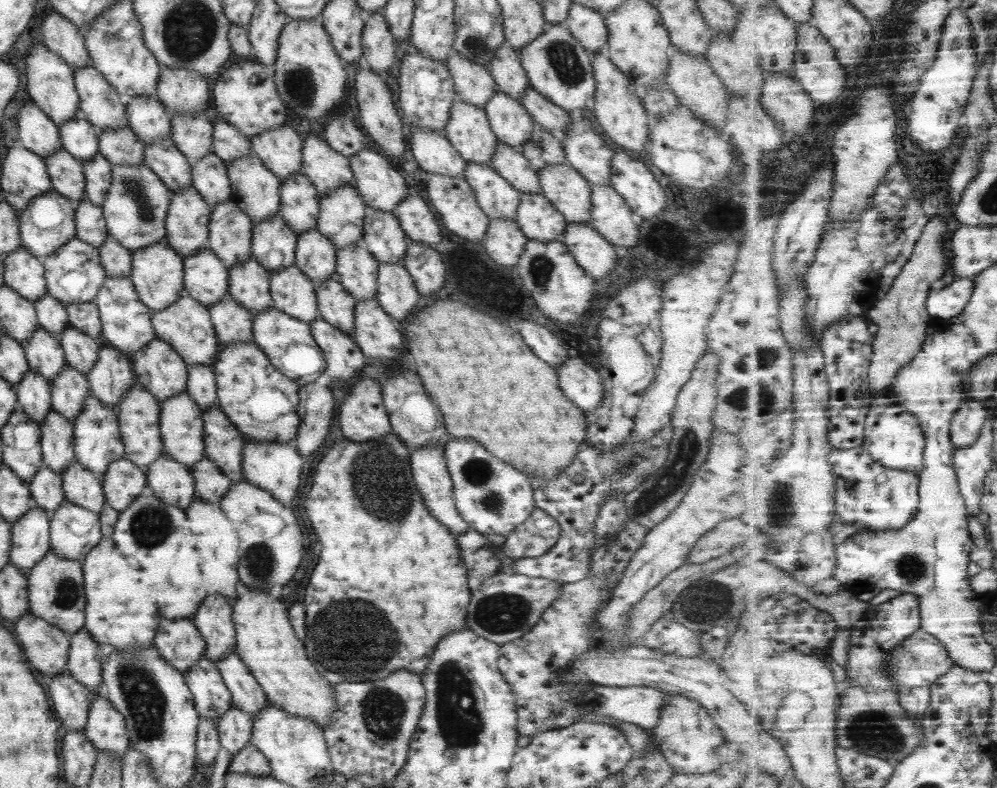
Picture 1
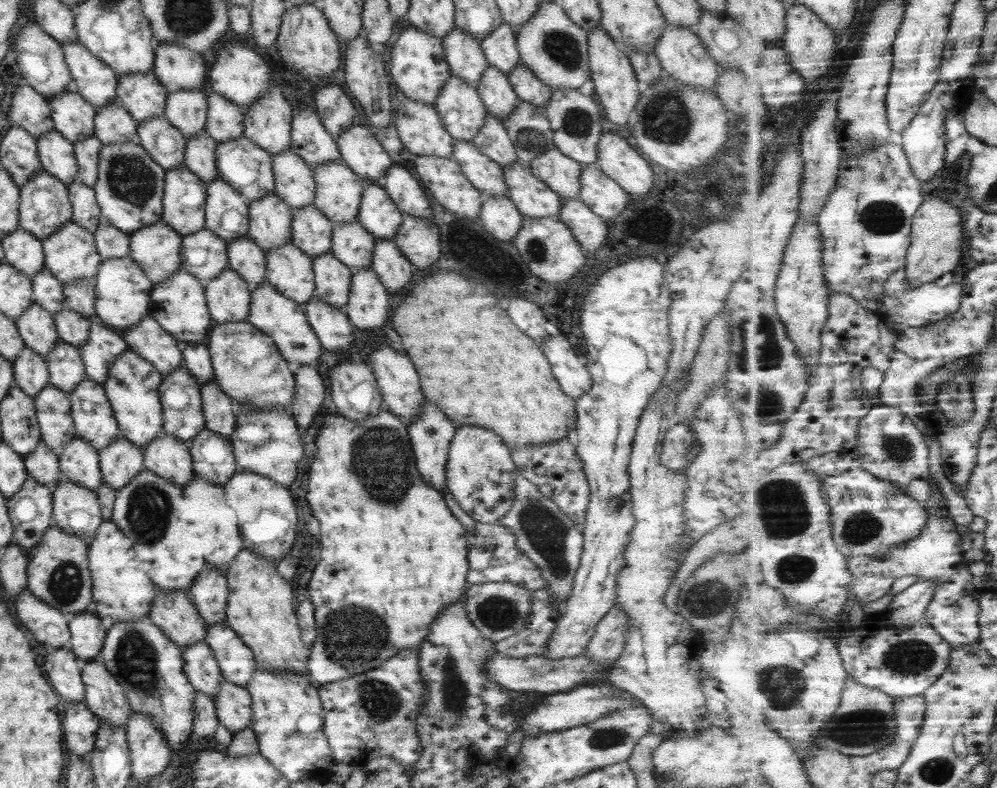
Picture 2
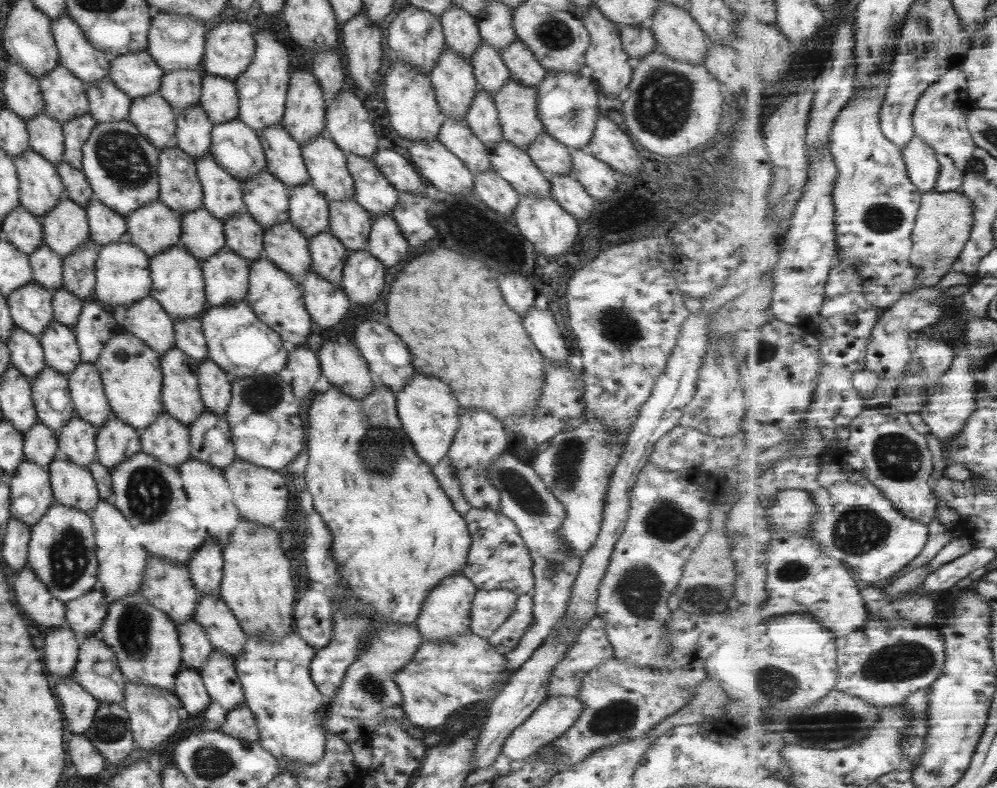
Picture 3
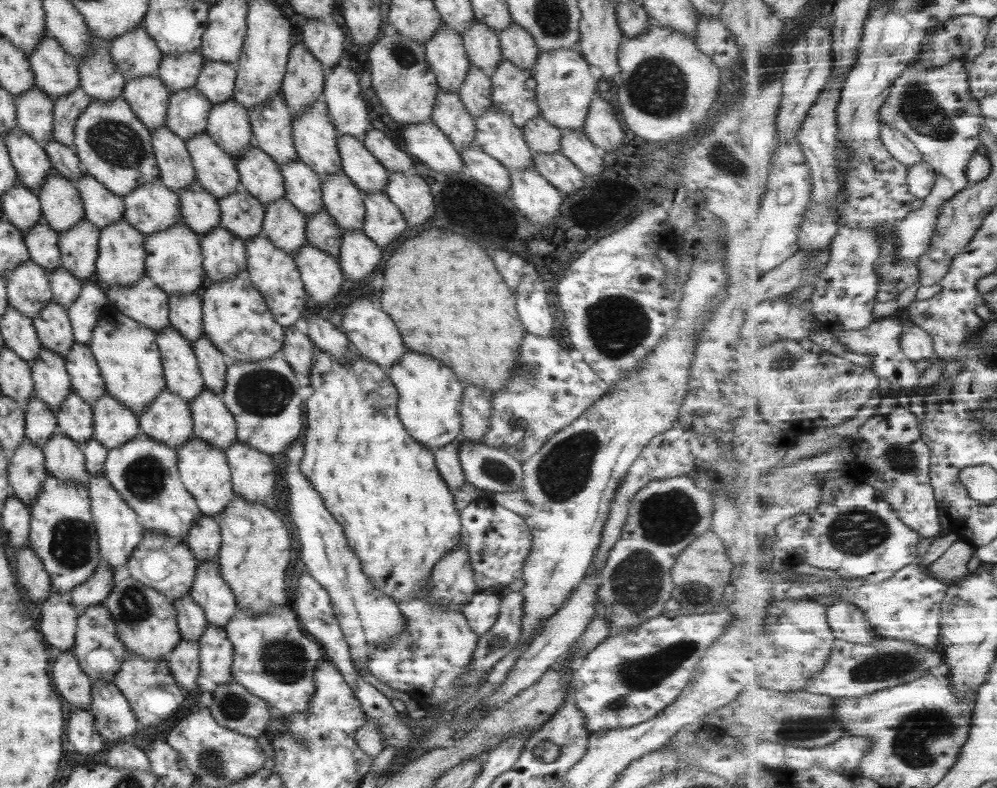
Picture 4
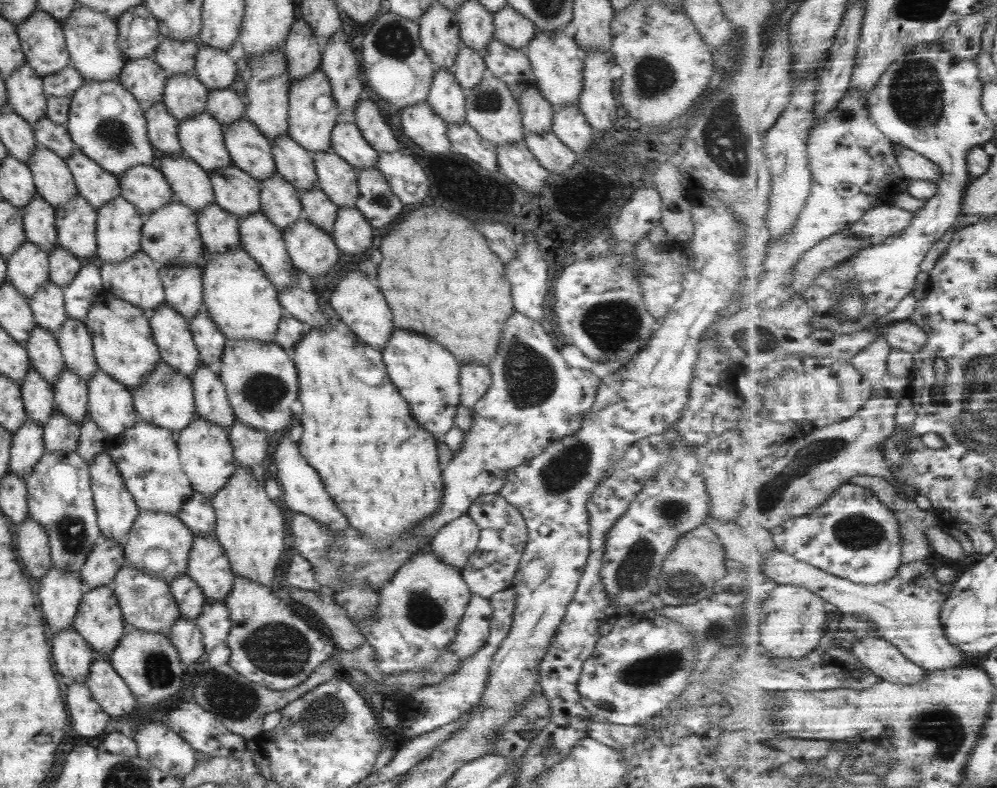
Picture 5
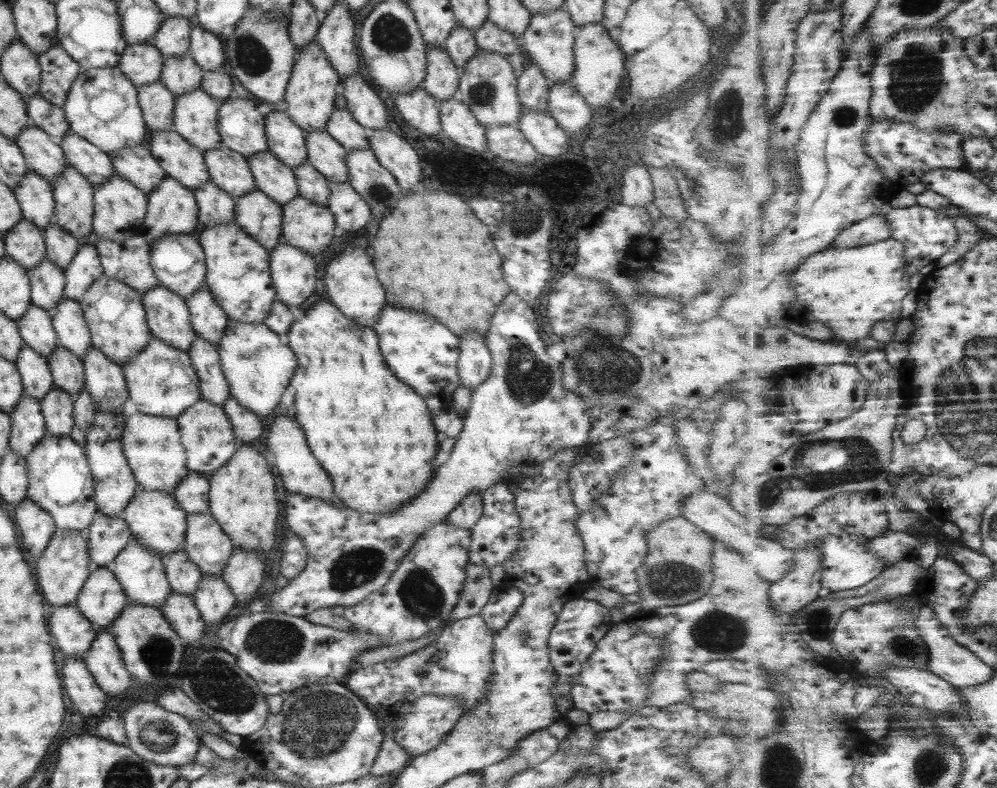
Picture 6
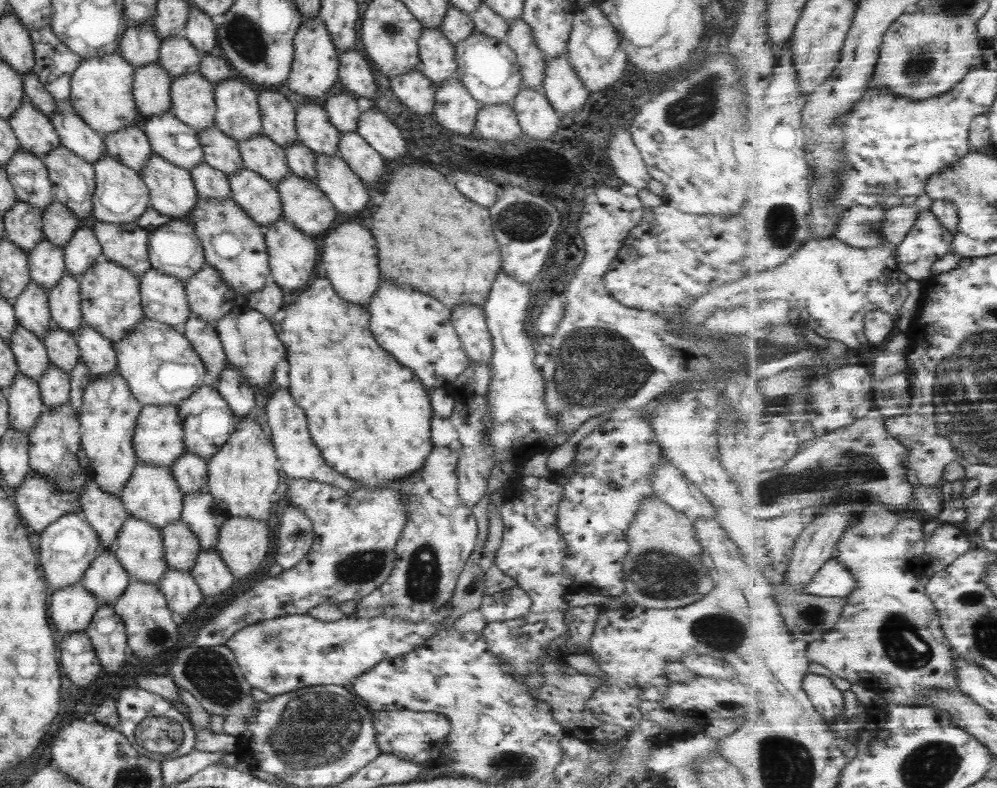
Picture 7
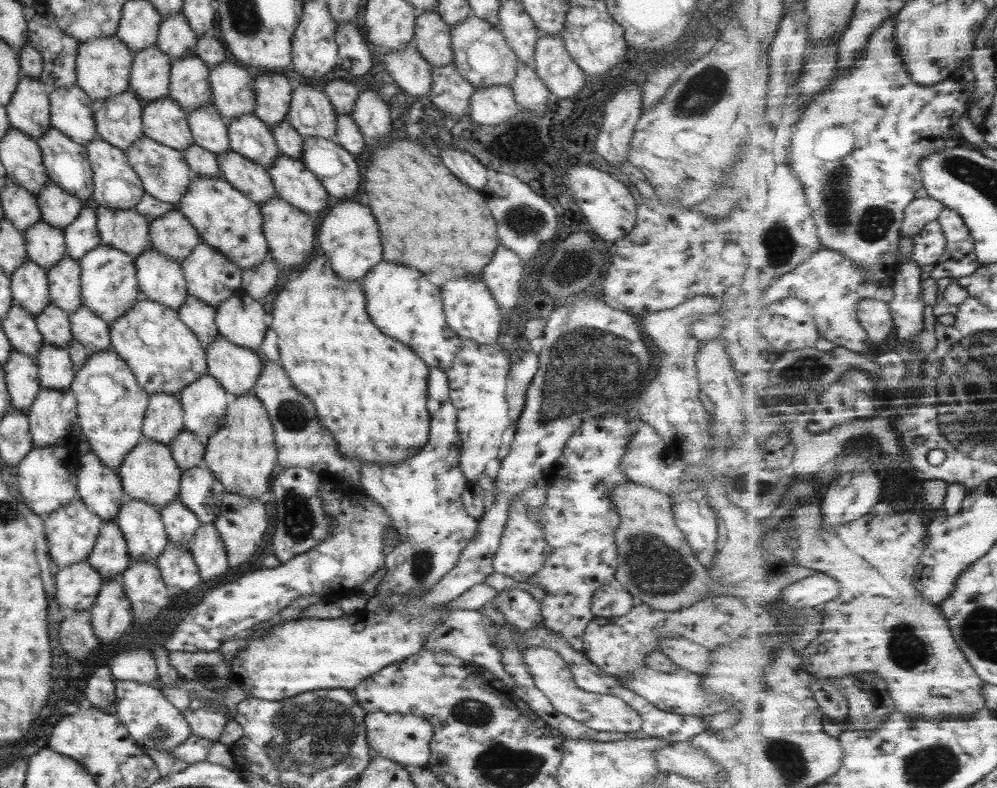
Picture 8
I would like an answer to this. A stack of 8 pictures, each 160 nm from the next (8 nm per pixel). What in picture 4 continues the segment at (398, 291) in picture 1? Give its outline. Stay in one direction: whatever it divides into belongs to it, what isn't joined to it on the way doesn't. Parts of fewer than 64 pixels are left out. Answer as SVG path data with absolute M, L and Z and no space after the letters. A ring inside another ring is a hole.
M384 191L365 193L363 208L361 231L379 249L395 244L403 236L407 224L401 218L399 209L389 201Z

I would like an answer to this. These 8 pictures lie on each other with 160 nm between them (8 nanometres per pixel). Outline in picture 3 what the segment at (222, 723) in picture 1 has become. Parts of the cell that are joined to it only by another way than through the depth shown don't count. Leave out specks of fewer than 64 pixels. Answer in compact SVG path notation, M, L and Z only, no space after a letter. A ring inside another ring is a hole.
M211 650L207 663L199 669L206 694L227 712L244 703L241 686L234 668L234 658Z

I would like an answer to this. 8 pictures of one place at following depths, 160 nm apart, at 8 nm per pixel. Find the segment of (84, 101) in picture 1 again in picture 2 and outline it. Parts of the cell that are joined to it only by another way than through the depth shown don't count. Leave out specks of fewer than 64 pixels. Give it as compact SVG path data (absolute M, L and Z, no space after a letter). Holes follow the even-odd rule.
M79 41L61 44L71 85L95 110L116 98L116 73L95 58Z

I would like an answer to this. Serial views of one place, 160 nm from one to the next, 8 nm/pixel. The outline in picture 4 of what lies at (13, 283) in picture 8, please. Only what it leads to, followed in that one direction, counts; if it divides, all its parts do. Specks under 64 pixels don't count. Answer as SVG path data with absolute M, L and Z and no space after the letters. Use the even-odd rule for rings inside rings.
M42 346L36 359L30 362L32 396L41 399L52 411L60 407L71 391L64 364L63 357Z

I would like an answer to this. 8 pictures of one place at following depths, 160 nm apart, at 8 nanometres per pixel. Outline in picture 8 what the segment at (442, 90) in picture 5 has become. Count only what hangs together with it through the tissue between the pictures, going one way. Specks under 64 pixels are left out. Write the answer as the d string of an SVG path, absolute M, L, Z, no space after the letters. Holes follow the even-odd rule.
M433 9L417 12L414 23L411 43L417 52L431 67L451 63L450 26Z

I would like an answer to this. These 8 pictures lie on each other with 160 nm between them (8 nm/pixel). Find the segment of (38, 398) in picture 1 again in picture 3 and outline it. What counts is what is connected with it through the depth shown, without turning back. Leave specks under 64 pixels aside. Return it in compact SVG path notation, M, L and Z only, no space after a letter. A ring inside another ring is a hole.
M14 326L4 343L8 348L9 365L17 368L27 381L33 381L45 365L38 339Z

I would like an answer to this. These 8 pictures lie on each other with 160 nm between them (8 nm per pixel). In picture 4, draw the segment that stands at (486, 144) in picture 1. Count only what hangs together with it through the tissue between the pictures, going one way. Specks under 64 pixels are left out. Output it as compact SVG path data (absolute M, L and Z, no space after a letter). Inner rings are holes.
M441 22L435 34L423 46L424 59L427 61L431 72L435 75L439 90L457 93L470 66L470 62L465 56L460 35Z

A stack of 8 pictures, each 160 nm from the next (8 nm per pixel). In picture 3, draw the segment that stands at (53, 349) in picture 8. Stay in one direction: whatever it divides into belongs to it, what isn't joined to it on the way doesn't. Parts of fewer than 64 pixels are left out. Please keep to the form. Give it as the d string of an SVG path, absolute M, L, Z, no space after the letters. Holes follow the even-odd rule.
M53 456L46 470L54 502L88 514L93 510L99 500L98 490L87 467Z

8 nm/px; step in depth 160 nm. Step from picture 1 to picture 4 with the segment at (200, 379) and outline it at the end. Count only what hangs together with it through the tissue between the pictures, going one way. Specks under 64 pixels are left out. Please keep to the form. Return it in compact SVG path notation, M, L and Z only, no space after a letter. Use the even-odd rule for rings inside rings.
M196 292L168 297L168 324L190 343L204 334L200 299Z

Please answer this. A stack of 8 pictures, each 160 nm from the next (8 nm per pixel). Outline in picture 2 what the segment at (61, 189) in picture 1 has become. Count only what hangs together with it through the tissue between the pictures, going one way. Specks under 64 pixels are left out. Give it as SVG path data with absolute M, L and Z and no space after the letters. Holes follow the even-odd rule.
M55 129L35 138L37 156L43 171L57 178L63 185L73 183L75 177L75 162L73 145L63 138Z

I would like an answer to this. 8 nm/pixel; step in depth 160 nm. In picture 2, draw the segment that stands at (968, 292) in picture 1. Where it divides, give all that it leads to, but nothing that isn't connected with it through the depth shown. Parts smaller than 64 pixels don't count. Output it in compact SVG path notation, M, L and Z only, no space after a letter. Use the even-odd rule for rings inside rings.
M903 268L893 273L891 278L885 281L883 286L885 296L883 302L883 316L885 321L892 327L900 329L909 327L923 327L925 324L939 323L951 317L959 311L964 295L964 281L951 283L944 287L935 283L925 284L912 288L906 280L906 270Z

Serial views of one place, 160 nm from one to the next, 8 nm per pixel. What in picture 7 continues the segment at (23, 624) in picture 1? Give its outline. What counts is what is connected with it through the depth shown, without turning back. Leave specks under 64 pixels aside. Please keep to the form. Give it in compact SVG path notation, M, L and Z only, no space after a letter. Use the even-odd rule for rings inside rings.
M29 472L15 489L13 498L17 514L34 534L65 513L78 513L80 504L76 492L58 488L46 476Z

